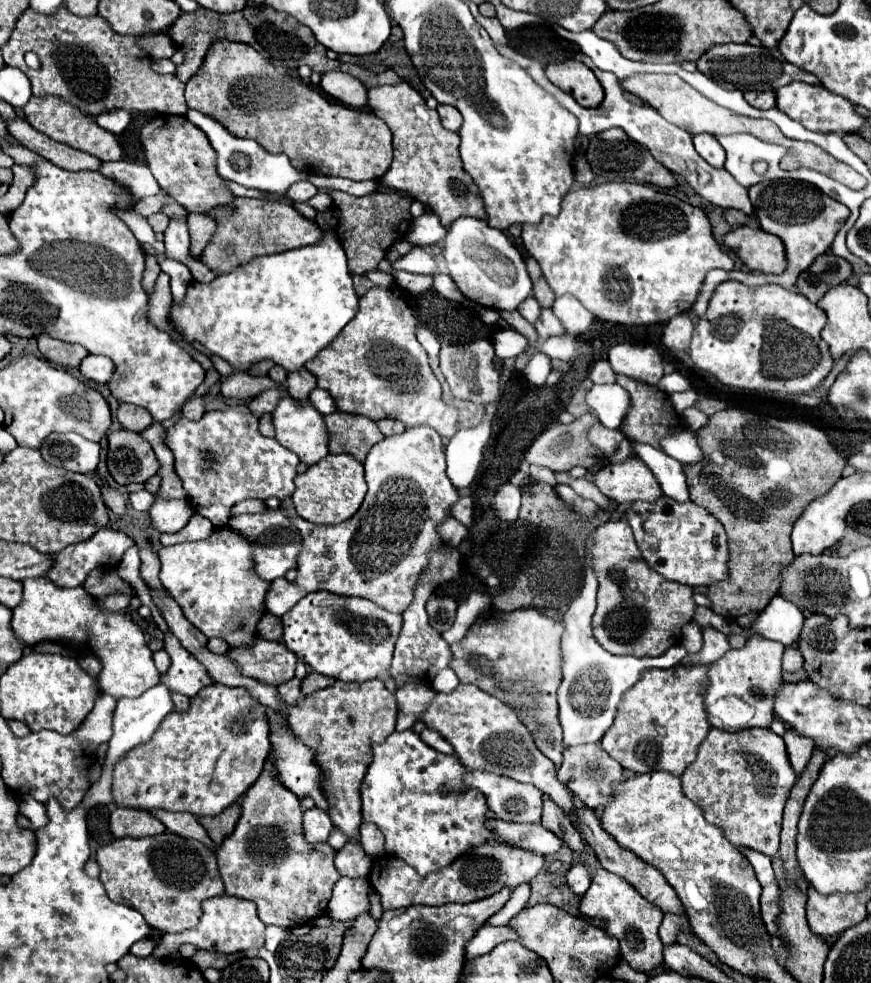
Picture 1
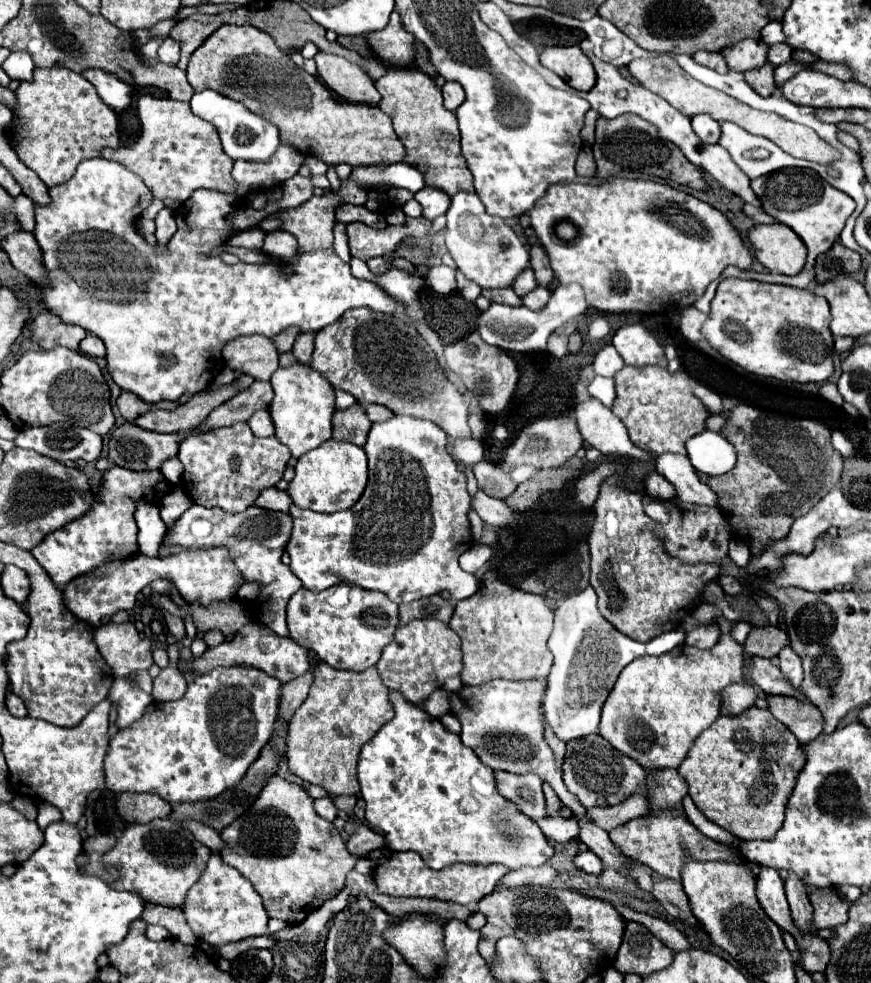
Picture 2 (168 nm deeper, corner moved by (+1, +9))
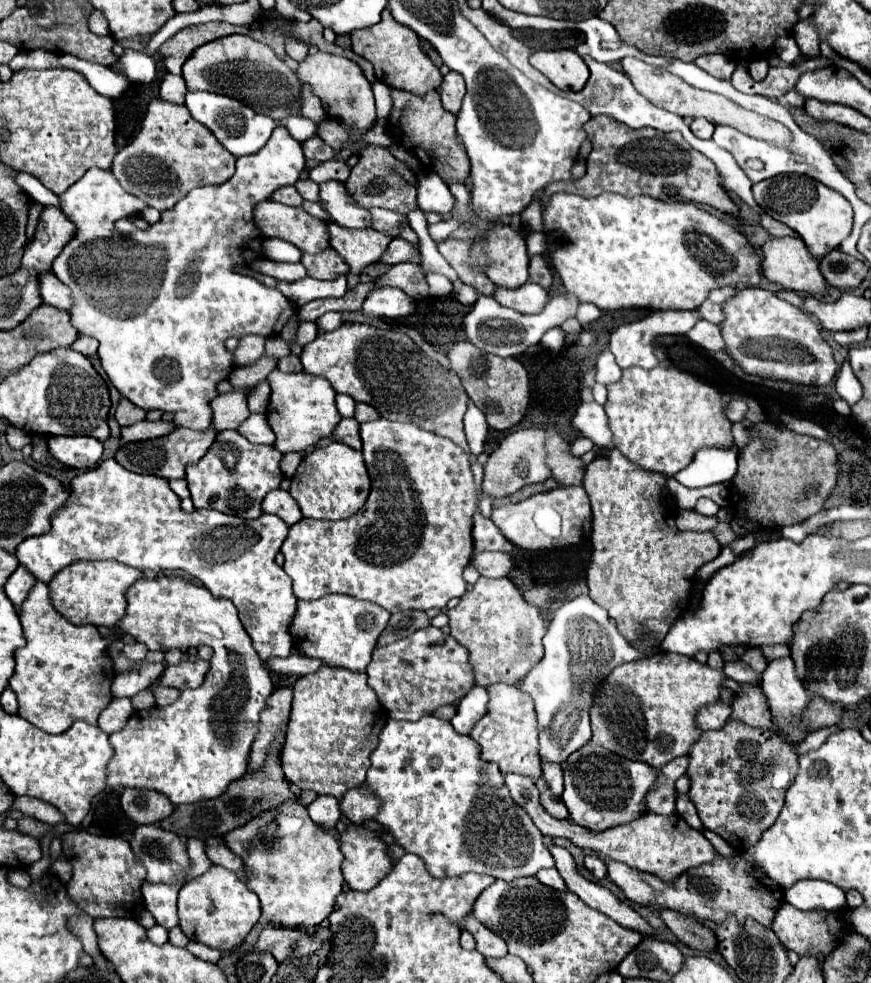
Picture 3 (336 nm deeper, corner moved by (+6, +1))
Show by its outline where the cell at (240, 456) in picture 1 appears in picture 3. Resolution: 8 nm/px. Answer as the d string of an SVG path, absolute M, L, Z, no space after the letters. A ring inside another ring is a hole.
M236 430L220 432L206 456L198 464L186 468L186 480L194 506L212 508L240 518L258 518L262 514L260 504L264 496L276 490L284 478L280 472L280 460L282 454L274 446L250 444Z

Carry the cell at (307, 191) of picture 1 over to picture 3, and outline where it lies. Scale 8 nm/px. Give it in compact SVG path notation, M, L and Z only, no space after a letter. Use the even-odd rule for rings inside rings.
M328 180L320 186L320 204L328 212L330 220L342 228L370 228L370 210L360 206L346 190L344 182Z

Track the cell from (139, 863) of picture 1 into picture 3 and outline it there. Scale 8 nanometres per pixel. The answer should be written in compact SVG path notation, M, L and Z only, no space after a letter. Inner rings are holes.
M158 824L138 826L130 846L148 870L148 882L176 884L176 878L182 878L190 866L186 844L174 832L162 830Z

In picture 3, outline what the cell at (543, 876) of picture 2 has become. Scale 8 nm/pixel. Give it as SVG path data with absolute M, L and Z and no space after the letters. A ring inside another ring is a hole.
M556 868L540 870L540 872L536 874L536 878L538 878L542 884L546 884L546 886L550 886L550 888L554 888L554 890L566 890L566 882L562 880L562 876L558 874Z

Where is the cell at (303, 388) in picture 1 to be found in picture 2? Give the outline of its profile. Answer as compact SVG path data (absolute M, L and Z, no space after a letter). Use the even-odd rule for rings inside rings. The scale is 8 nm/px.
M301 334L301 336L297 336L295 346L291 350L295 360L297 360L297 364L303 364L303 366L309 364L311 354L313 354L313 338L315 338L315 334Z

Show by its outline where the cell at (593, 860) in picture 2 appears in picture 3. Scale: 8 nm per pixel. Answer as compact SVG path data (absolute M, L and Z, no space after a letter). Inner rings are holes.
M592 854L592 856L586 856L584 858L584 866L600 880L600 878L604 878L606 876L606 864L604 864L604 860L598 856L598 854Z

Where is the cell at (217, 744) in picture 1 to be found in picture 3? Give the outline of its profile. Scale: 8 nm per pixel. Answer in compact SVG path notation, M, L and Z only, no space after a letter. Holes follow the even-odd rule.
M156 576L152 580L142 578L128 588L126 602L126 616L118 622L118 628L130 634L136 642L146 644L148 650L166 652L176 646L208 644L214 648L214 656L202 686L196 690L180 692L180 698L170 706L154 706L134 712L120 732L110 734L110 742L114 744L116 752L110 760L110 774L106 782L112 788L152 788L166 794L172 804L216 798L228 788L230 782L246 774L250 746L258 734L260 710L274 690L268 668L254 652L252 640L244 630L234 604L226 598L212 596L210 590L200 584L170 576Z

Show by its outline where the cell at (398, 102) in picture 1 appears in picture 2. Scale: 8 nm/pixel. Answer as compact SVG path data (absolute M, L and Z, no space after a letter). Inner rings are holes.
M401 68L387 70L387 74L375 82L375 88L381 94L379 108L391 116L393 128L407 150L403 162L417 168L427 186L443 190L449 198L459 192L475 192L473 174L469 172L461 154L457 118L453 112L443 108L441 90L435 86L435 82L423 72Z

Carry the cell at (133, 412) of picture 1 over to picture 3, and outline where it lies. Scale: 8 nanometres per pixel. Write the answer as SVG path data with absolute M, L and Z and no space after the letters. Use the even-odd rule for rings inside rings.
M122 398L118 408L116 408L116 420L120 426L130 426L130 424L136 424L140 420L146 420L146 410L142 410L136 404L132 404L130 400Z

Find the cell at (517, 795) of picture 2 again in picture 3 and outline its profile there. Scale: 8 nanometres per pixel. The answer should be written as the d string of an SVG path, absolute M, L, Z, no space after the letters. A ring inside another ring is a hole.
M506 774L506 786L512 794L512 798L530 814L532 822L540 828L540 832L544 836L550 836L550 838L556 838L556 836L562 836L570 842L574 842L576 846L580 848L592 848L612 860L618 860L618 862L626 862L628 866L634 866L642 872L652 872L656 874L658 878L662 876L662 880L674 880L676 876L680 876L684 870L688 868L694 868L702 862L710 862L714 860L716 856L716 850L712 848L712 844L704 838L702 832L690 828L686 824L686 820L678 814L674 816L658 816L658 814L644 814L642 818L630 822L630 824L624 824L624 826L616 826L616 828L610 828L610 830L604 830L604 832L590 832L578 824L574 824L572 820L558 820L554 816L550 816L540 800L538 800L538 788L534 786L534 780L532 778L526 778L522 774Z

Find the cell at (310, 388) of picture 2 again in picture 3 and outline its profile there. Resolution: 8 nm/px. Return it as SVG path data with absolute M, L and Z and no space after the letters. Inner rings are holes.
M278 368L270 372L268 382L272 386L270 402L268 402L268 422L276 434L274 446L282 452L302 452L306 448L316 446L318 440L332 436L336 424L342 420L342 416L336 410L334 402L334 388L330 382L322 376L314 376L308 372L280 372Z

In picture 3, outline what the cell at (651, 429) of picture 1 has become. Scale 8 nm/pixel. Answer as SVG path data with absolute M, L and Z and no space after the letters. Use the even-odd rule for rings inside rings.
M656 366L652 370L644 368L628 368L622 374L620 382L614 382L608 386L608 402L604 404L606 416L608 416L608 426L614 436L616 448L634 464L638 464L644 470L650 472L660 472L666 476L674 476L682 468L686 468L694 452L702 446L732 446L732 422L726 418L724 410L724 398L722 394L706 384L696 380L692 374L676 370L676 368L662 368Z

